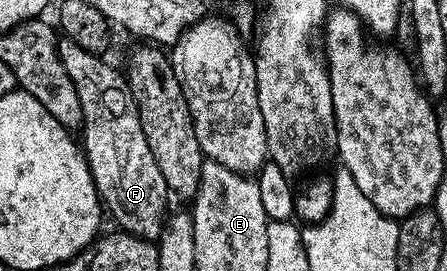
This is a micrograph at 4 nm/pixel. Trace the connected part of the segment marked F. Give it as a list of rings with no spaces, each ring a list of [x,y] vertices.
[[[60,40],[57,48],[60,63],[79,90],[79,108],[83,111],[81,145],[106,212],[108,209],[115,216],[119,224],[116,226],[122,232],[155,241],[161,235],[168,212],[169,190],[161,175],[161,167],[157,167],[157,159],[153,159],[153,151],[149,151],[139,109],[131,98],[124,74],[106,65],[102,56],[85,51],[72,41]]]

